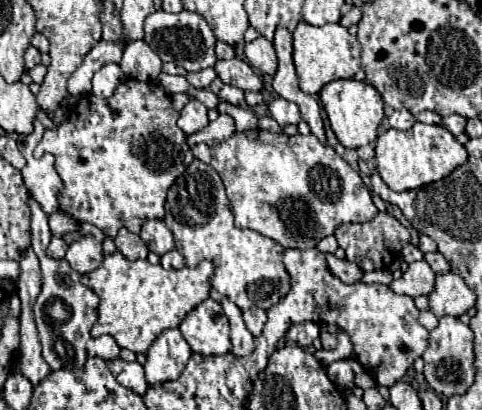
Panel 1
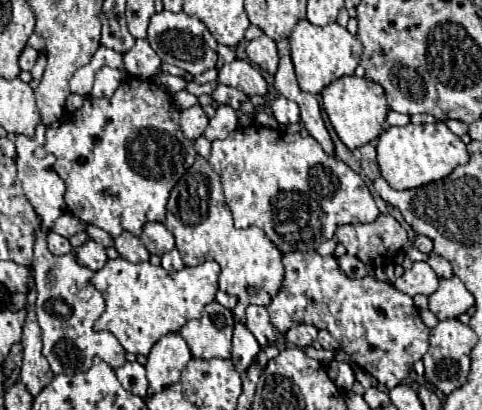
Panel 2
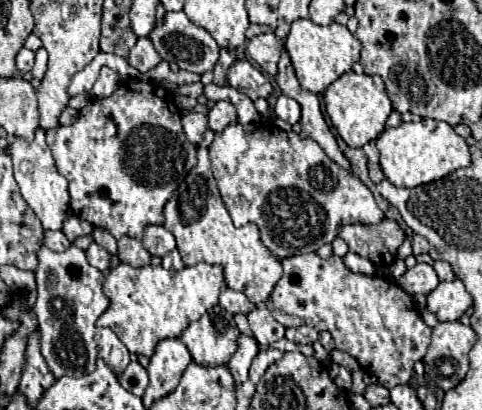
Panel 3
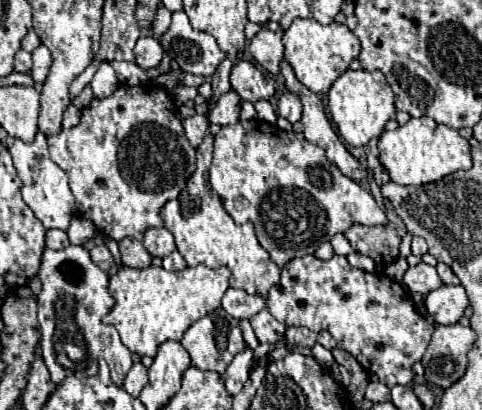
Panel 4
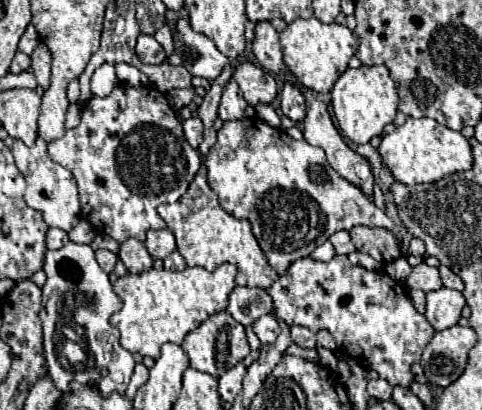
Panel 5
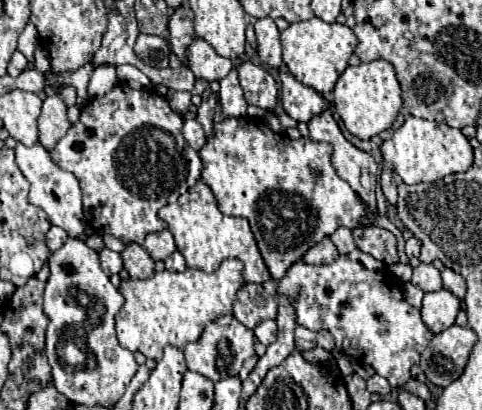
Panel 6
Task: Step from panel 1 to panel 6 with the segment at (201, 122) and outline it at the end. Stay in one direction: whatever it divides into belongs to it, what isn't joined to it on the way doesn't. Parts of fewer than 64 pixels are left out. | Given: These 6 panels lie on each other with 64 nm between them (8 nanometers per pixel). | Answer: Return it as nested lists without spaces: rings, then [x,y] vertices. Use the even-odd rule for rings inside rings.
[[[190,118],[190,120],[184,122],[182,136],[184,136],[184,140],[186,140],[196,152],[206,144],[206,134],[204,134],[204,130],[202,130],[202,124],[200,124],[196,118]]]

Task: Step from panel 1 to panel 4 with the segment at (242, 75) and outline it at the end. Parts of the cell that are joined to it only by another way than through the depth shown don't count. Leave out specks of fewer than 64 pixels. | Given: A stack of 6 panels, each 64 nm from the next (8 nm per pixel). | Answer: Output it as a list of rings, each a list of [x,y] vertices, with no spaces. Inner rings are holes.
[[[240,60],[230,74],[232,88],[242,96],[242,100],[258,102],[258,100],[270,100],[274,96],[274,80],[264,76],[252,62]]]

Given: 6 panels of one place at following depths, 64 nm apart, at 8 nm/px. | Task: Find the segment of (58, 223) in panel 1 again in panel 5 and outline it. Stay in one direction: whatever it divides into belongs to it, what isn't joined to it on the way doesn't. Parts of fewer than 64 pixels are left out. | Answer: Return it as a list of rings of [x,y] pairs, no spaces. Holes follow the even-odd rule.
[[[82,218],[79,223],[68,233],[69,239],[79,244],[90,244],[96,235],[94,227]]]

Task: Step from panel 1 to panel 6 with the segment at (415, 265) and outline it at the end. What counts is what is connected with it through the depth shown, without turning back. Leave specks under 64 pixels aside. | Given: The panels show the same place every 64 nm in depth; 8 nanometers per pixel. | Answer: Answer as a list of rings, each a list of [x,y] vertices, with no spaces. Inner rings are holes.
[[[420,264],[420,266],[416,266],[414,274],[412,274],[412,284],[420,286],[424,292],[442,290],[440,272],[432,264]]]

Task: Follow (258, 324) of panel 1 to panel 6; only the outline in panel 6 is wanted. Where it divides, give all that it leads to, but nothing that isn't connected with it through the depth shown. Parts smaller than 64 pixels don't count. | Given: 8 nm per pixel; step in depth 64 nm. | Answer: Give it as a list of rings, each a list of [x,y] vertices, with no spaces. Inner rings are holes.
[[[264,320],[262,324],[258,324],[258,326],[254,328],[254,332],[256,332],[256,338],[258,338],[264,346],[276,342],[276,322],[274,322],[274,320]]]

